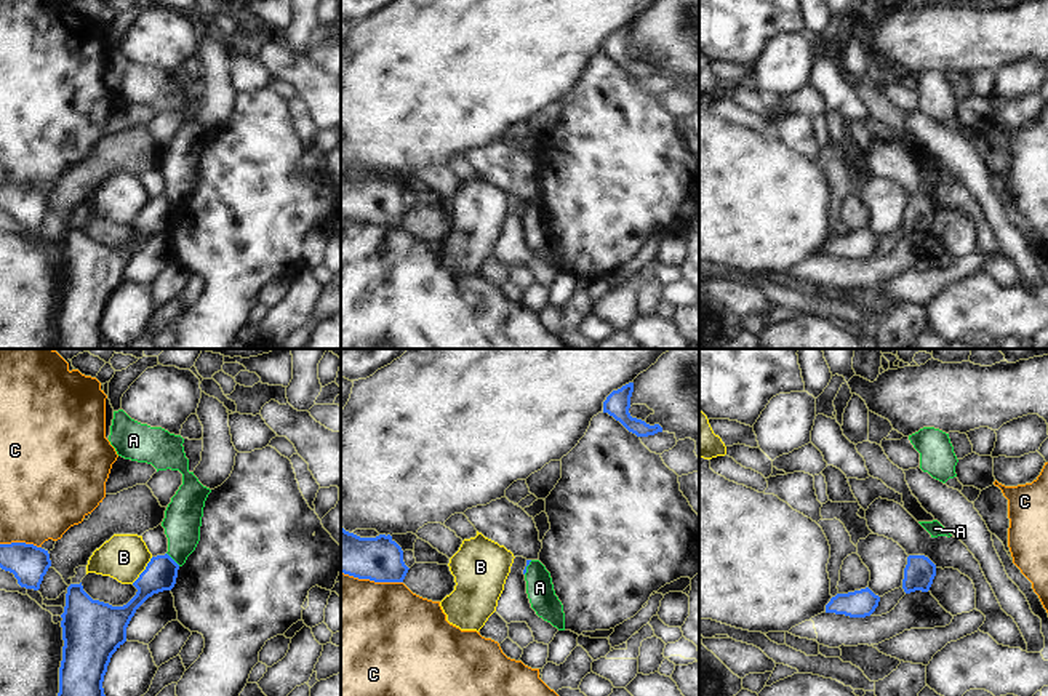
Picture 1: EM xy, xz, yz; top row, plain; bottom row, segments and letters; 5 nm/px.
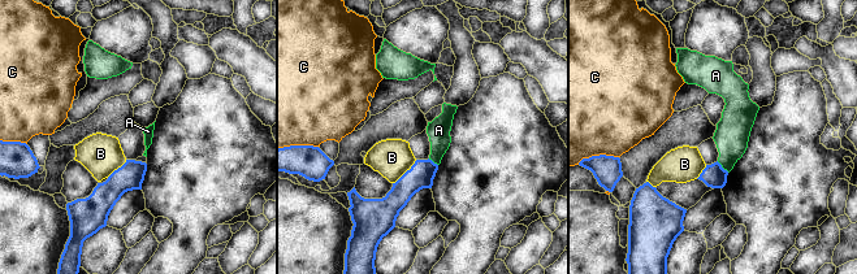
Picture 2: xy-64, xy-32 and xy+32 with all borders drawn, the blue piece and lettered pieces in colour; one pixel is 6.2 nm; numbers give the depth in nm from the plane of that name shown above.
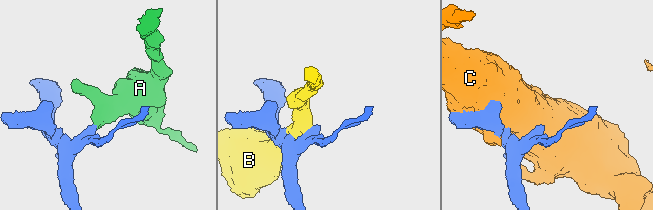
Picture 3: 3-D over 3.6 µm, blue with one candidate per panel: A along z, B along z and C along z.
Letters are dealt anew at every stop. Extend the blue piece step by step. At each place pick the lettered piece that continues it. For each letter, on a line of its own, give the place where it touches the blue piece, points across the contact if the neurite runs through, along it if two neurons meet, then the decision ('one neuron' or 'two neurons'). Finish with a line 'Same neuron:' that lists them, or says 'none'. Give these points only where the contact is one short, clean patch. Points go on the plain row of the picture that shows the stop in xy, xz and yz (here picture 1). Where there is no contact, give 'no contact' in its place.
A: xy (172, 200) | along xy (167, 194), (180, 207) | two neurons
B: xy (144, 212) | two neurons
C: xz (372, 221) | two neurons
Same neuron: none

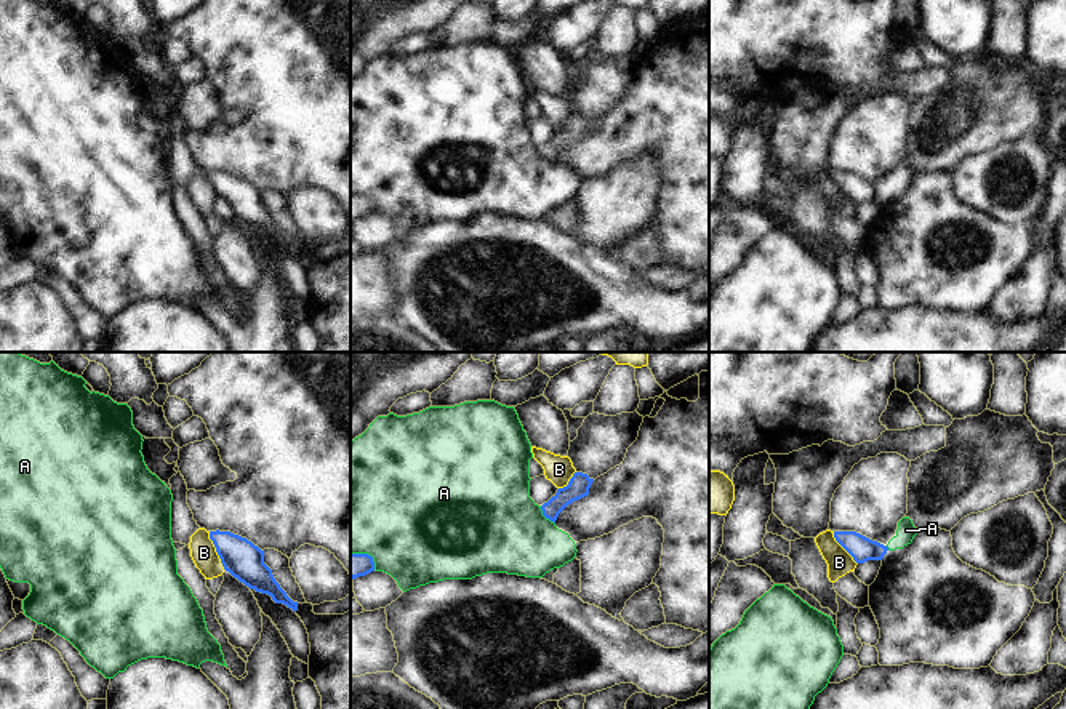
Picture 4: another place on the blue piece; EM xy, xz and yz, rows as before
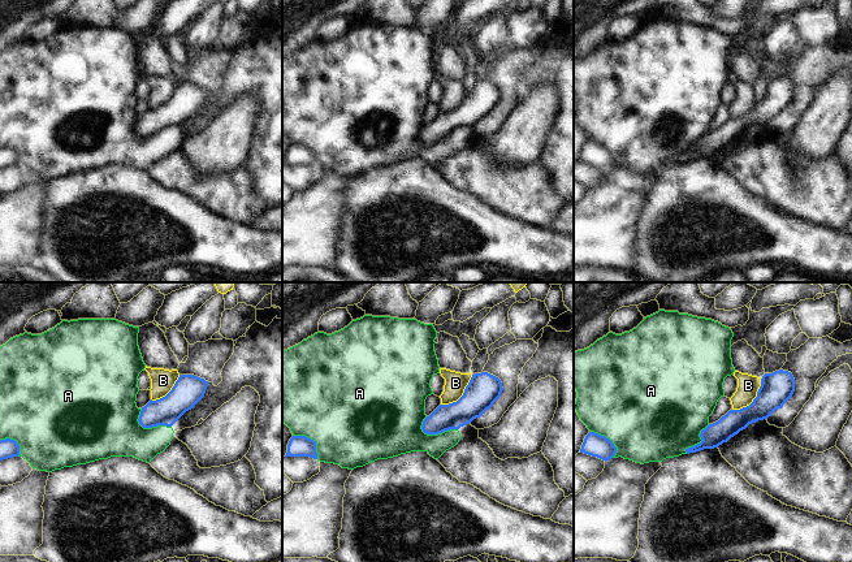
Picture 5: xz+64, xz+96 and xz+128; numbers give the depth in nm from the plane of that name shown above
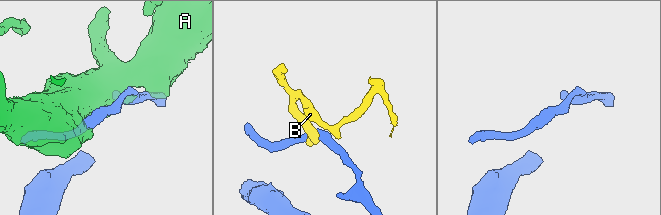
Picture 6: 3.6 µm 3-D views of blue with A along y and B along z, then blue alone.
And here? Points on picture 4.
A: xz (545, 157) | two neurons
B: xy (216, 192) | along xy (208, 173), (220, 204), (226, 212) | two neurons
Same neuron: none

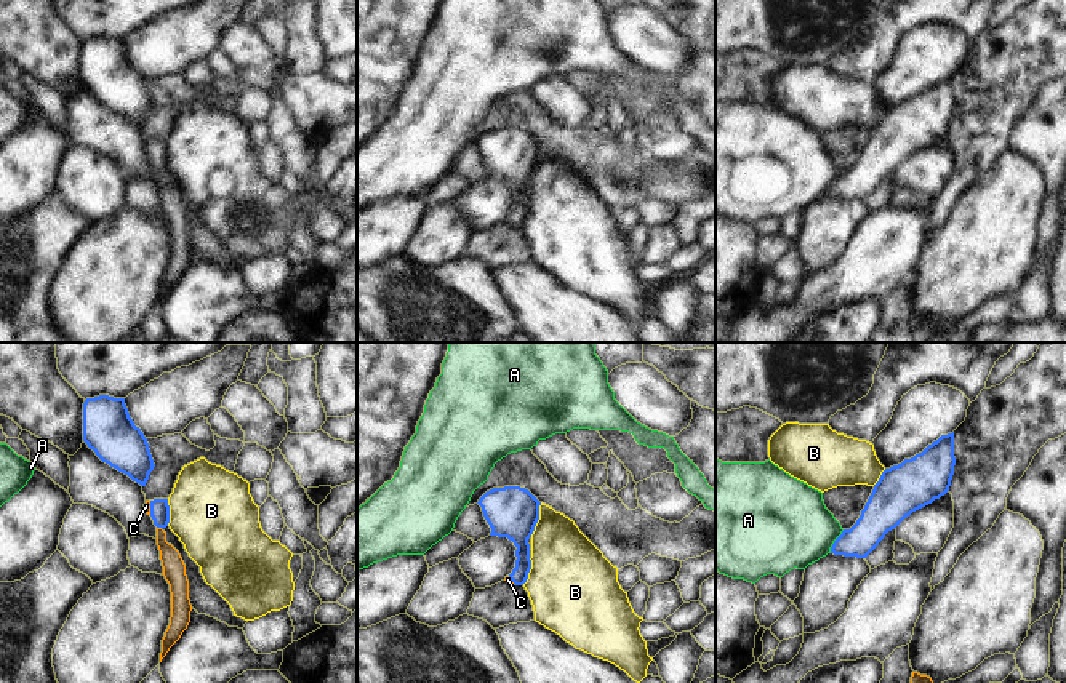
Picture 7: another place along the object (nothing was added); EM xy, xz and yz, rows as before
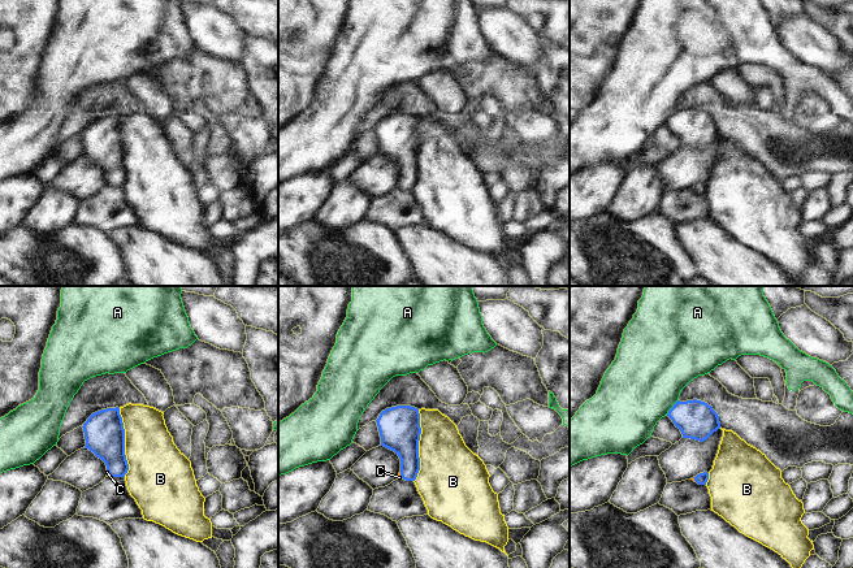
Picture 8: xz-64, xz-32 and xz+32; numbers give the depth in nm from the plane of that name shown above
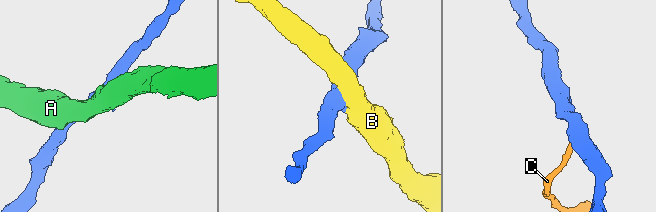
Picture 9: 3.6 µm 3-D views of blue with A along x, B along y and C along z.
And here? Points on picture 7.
A: yz (834, 183) | along yz (844, 171), (829, 194) | two neurons
B: xz (538, 160) | two neurons
C: xy (160, 168) | across xy (159, 149), (160, 168), (160, 183), (173, 208) | one neuron
Same neuron: C

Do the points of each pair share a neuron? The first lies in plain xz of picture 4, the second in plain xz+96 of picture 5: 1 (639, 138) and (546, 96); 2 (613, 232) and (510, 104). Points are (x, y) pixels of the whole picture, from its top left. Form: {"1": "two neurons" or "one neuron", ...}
{"1": "two neurons", "2": "two neurons"}

